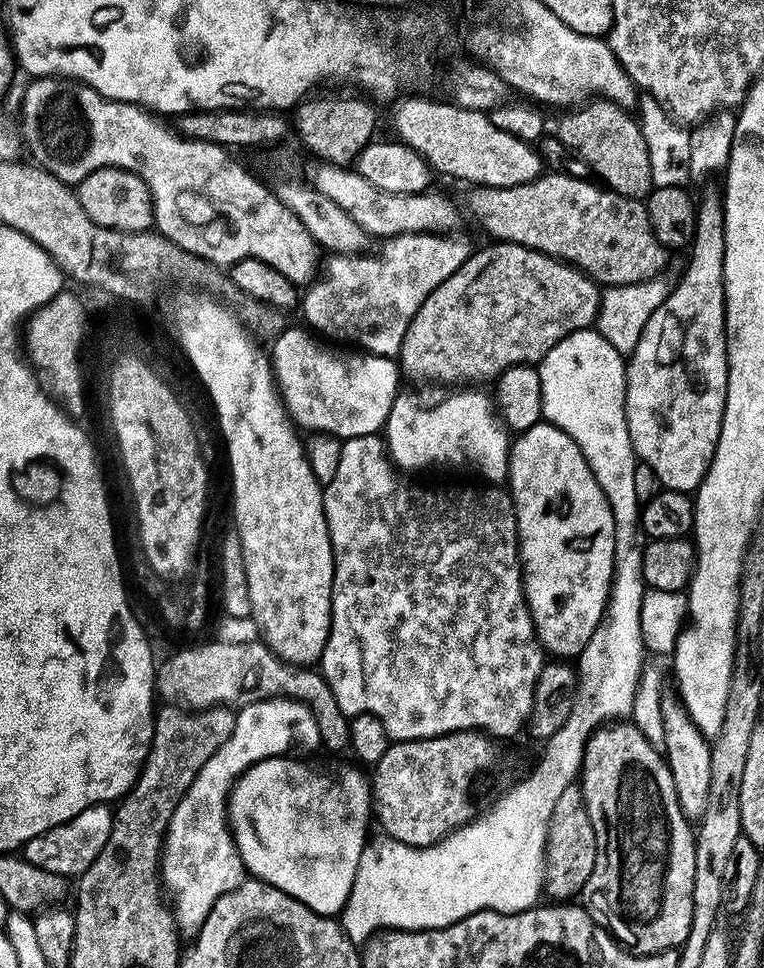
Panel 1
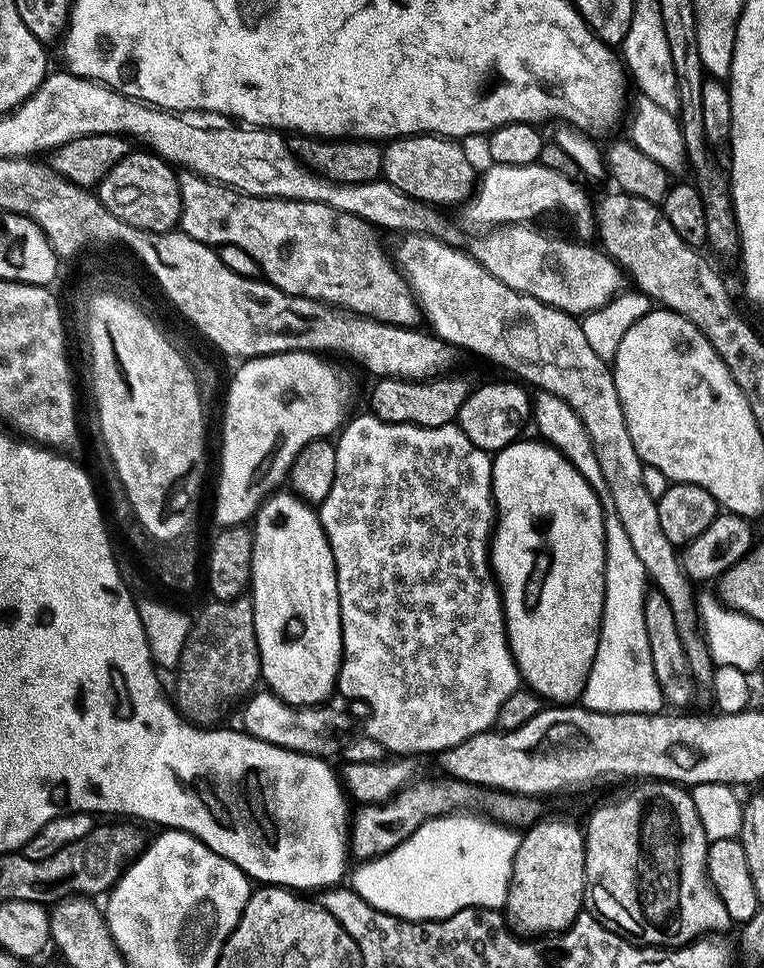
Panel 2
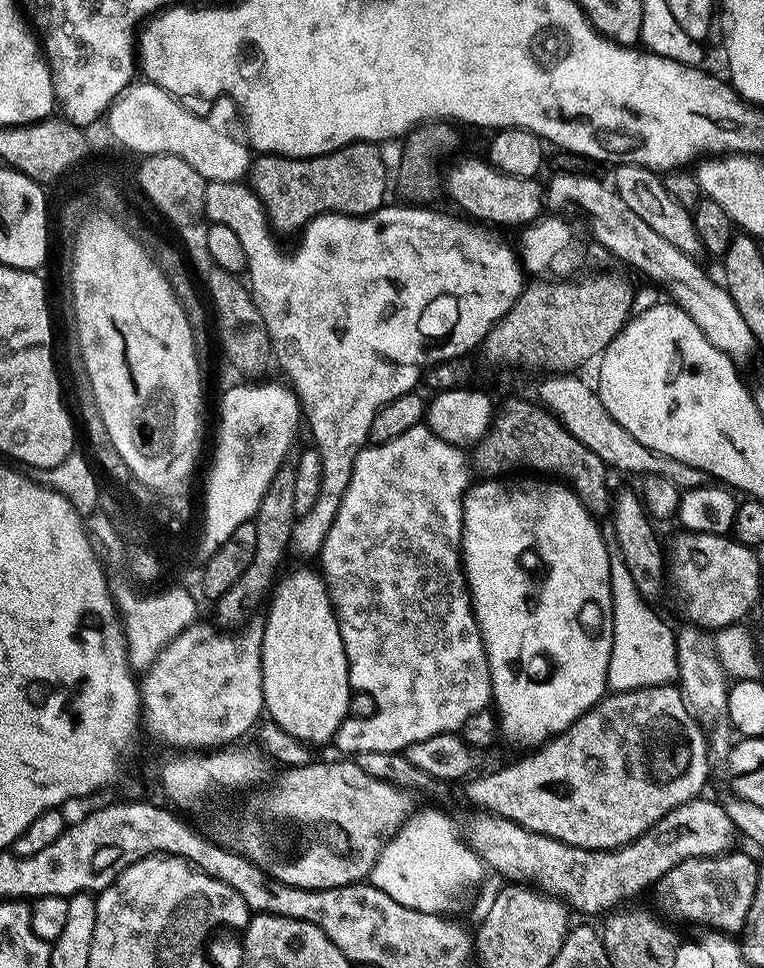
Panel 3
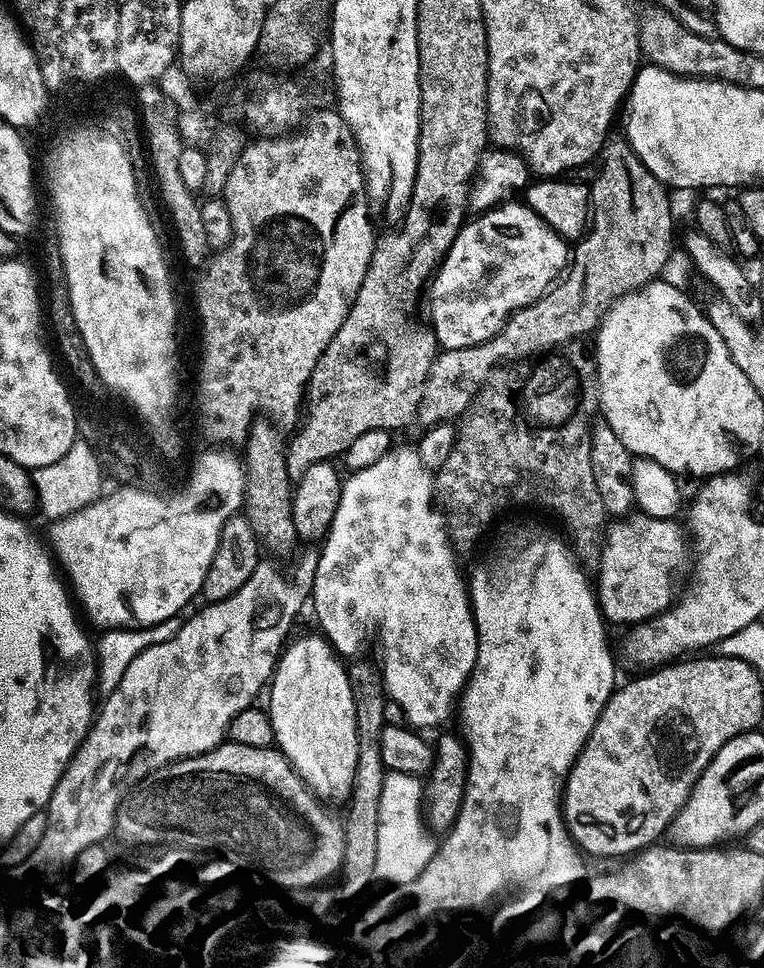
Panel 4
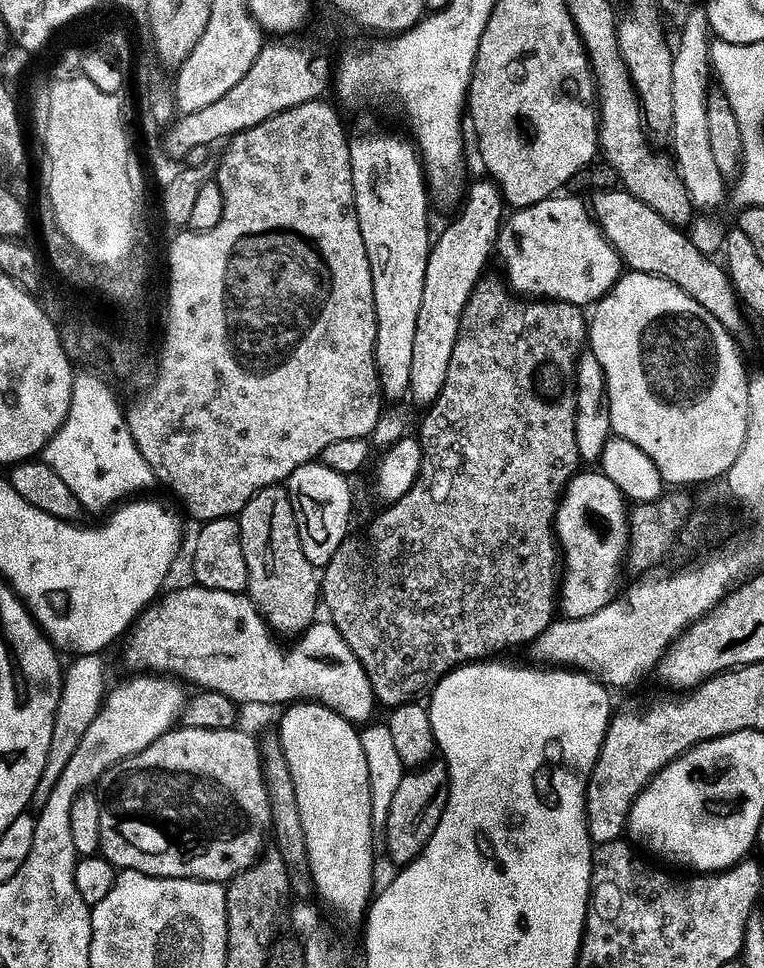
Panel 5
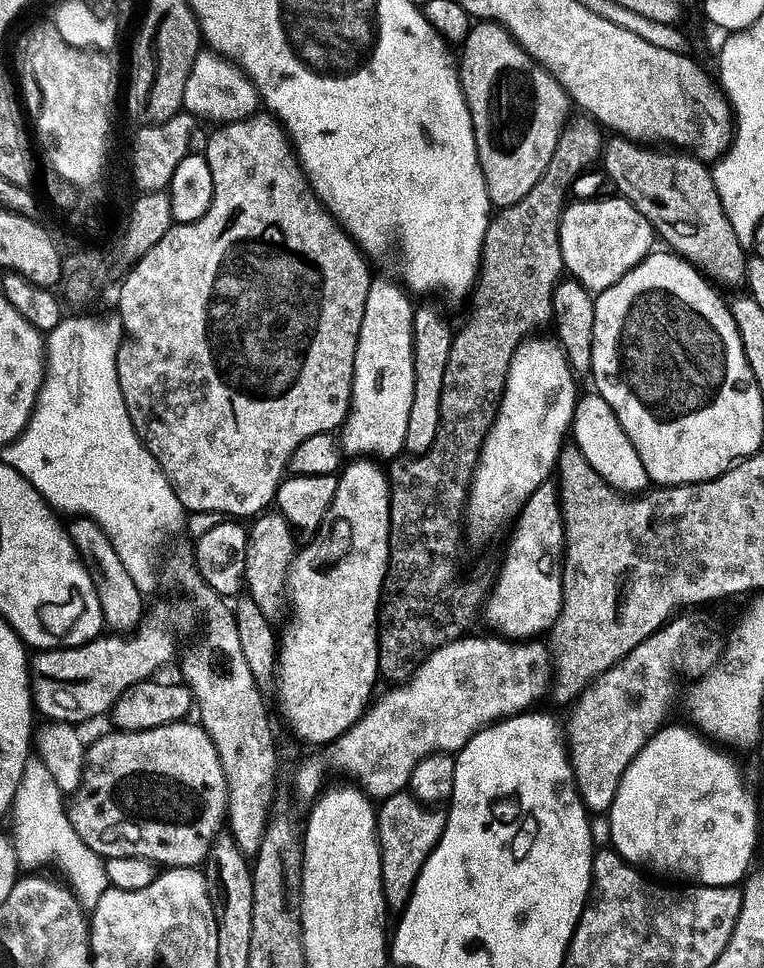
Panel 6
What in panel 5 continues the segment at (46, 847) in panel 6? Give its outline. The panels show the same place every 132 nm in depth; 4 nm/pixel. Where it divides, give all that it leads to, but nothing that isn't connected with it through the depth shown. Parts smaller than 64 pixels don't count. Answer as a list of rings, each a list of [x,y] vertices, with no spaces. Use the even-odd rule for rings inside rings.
[[[103,655],[98,656],[78,656],[75,657],[71,662],[72,665],[67,665],[66,671],[64,673],[64,688],[60,692],[60,705],[58,706],[58,710],[56,711],[56,717],[54,718],[54,738],[50,738],[50,758],[46,762],[46,770],[42,774],[42,782],[38,786],[38,790],[36,791],[36,800],[40,802],[44,802],[47,800],[49,794],[54,790],[54,786],[58,782],[58,778],[62,778],[62,770],[66,770],[66,766],[70,766],[70,758],[74,758],[74,750],[78,750],[78,746],[82,746],[82,738],[86,738],[86,733],[90,731],[90,726],[94,726],[94,718],[98,718],[98,714],[100,713],[100,707],[104,705],[104,701],[106,699],[106,687],[104,688],[104,659]]]

